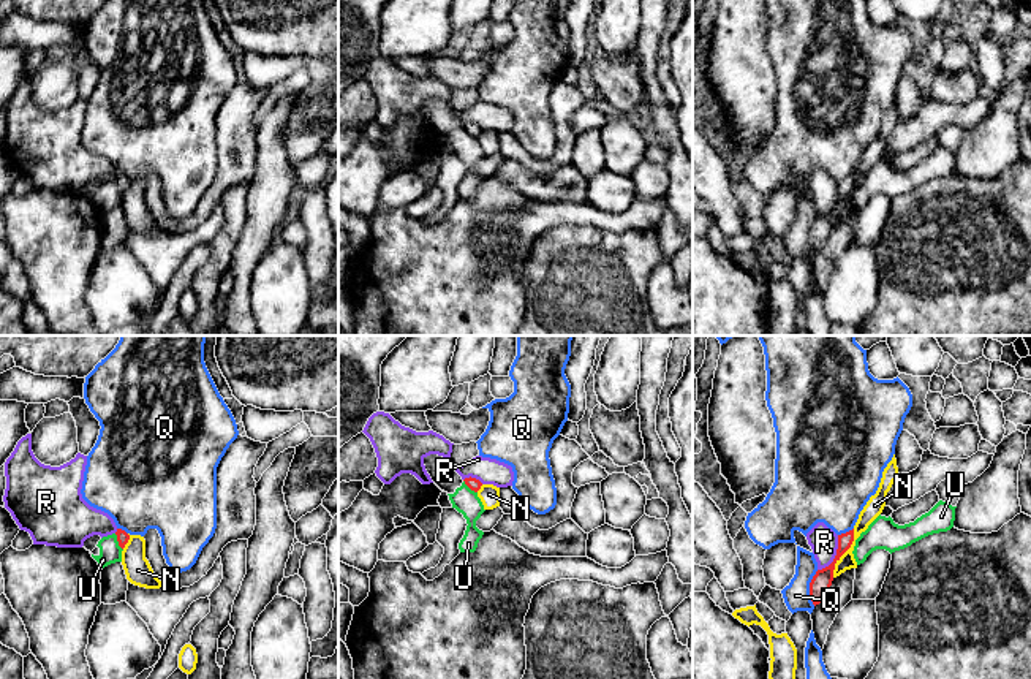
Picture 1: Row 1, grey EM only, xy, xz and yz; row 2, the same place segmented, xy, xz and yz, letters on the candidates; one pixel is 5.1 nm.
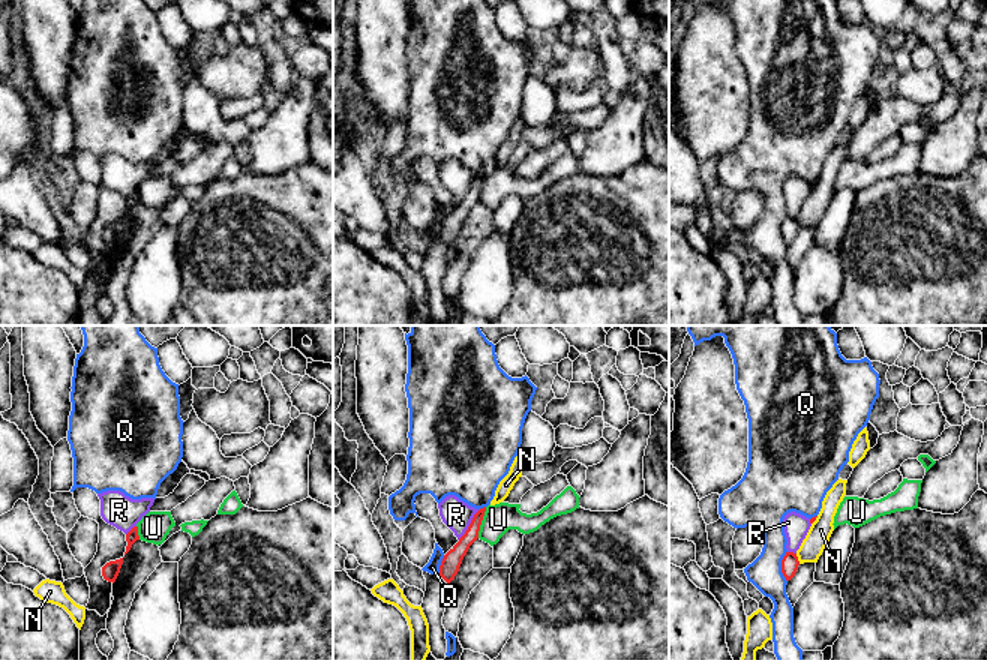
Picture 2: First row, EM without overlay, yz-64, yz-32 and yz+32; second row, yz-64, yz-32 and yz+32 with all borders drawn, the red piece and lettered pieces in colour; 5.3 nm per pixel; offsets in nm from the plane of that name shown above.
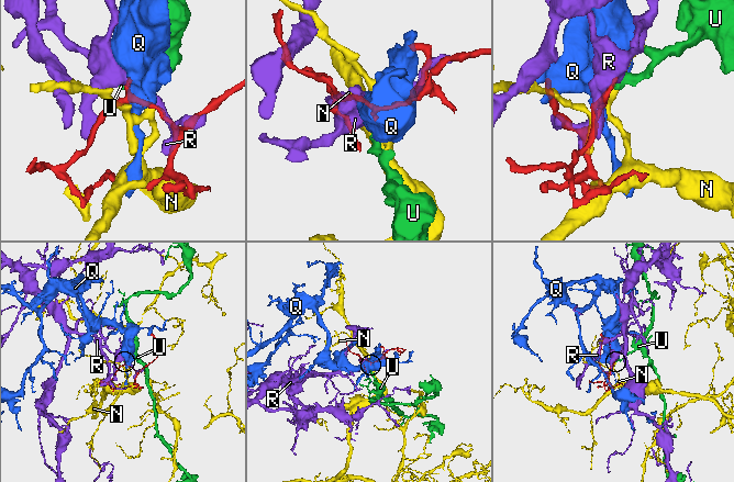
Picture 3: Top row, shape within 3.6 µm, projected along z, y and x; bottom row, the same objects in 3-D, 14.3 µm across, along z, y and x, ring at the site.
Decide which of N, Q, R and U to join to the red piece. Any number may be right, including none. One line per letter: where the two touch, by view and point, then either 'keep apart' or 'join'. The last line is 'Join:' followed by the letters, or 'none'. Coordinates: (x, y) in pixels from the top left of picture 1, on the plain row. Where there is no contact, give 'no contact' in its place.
N: yz (845, 197) | keep apart
Q: yz (810, 233) | keep apart
R: yz (835, 201) | keep apart
U: xy (117, 185) | keep apart
Join: none

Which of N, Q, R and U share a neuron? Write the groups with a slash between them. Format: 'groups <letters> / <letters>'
groups N / Q / R / U

